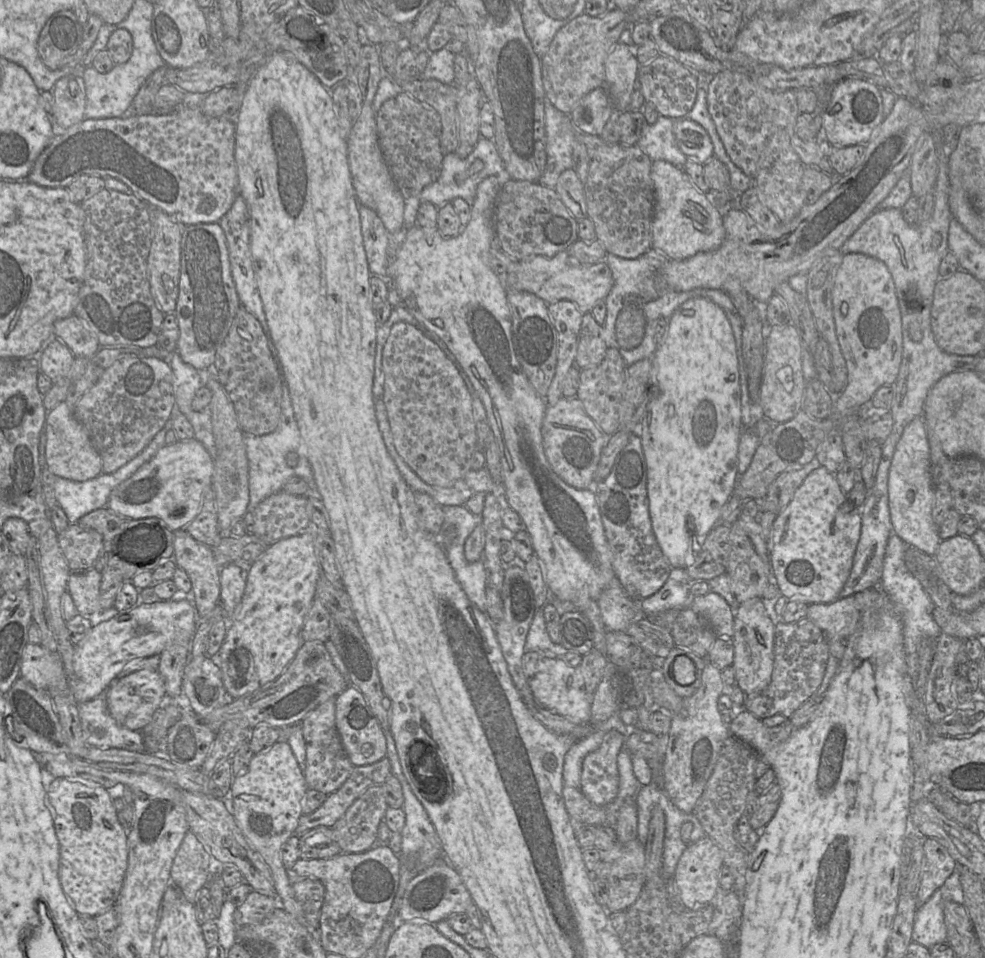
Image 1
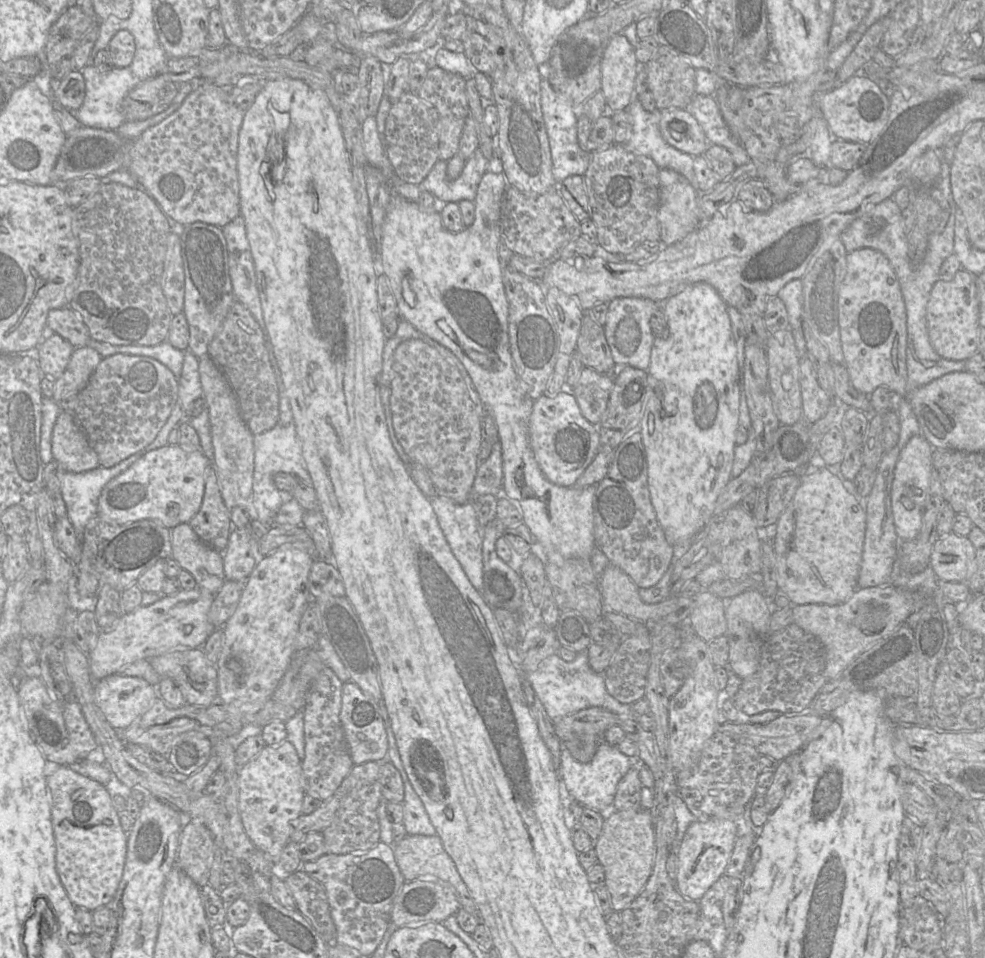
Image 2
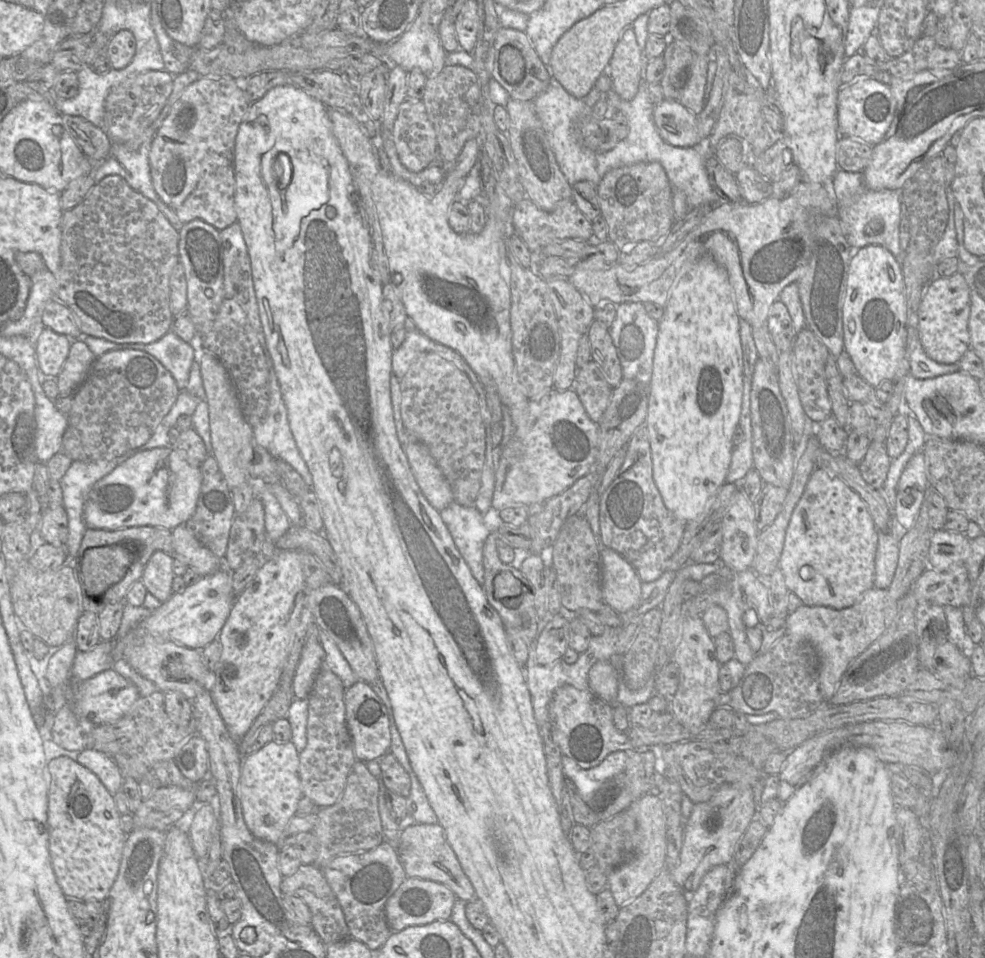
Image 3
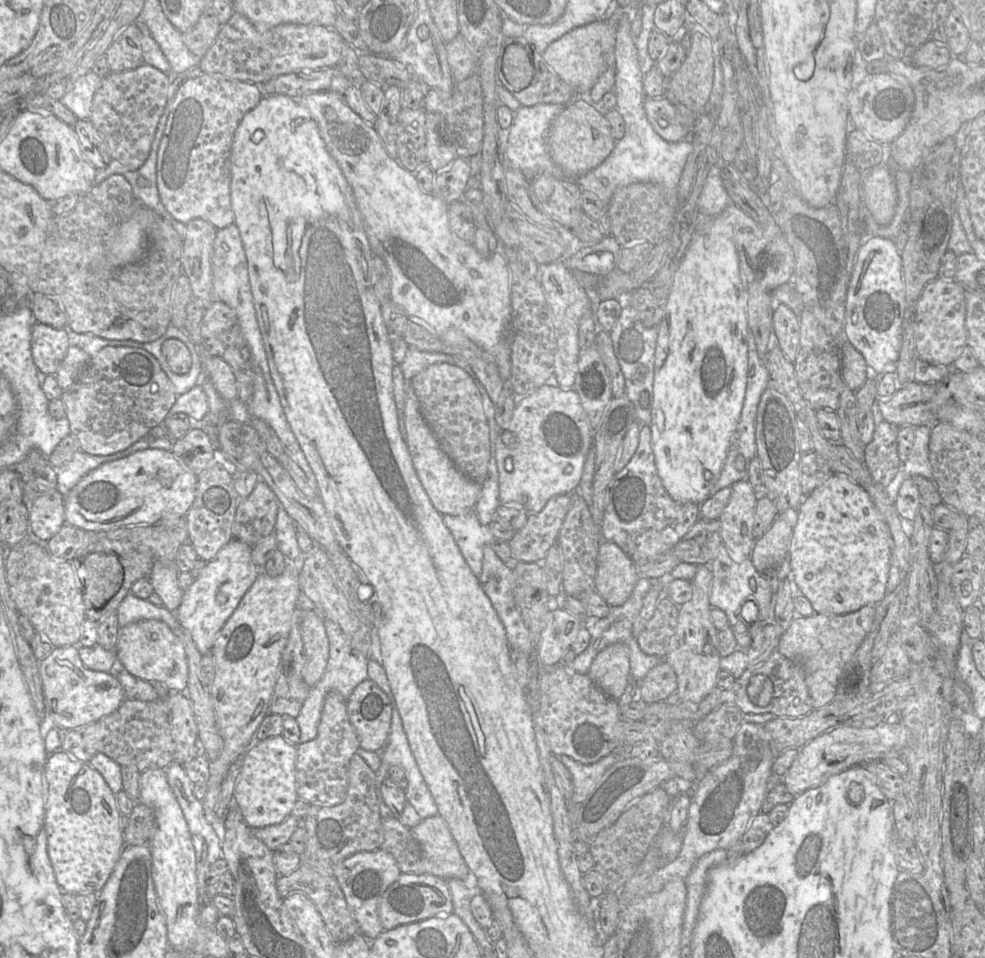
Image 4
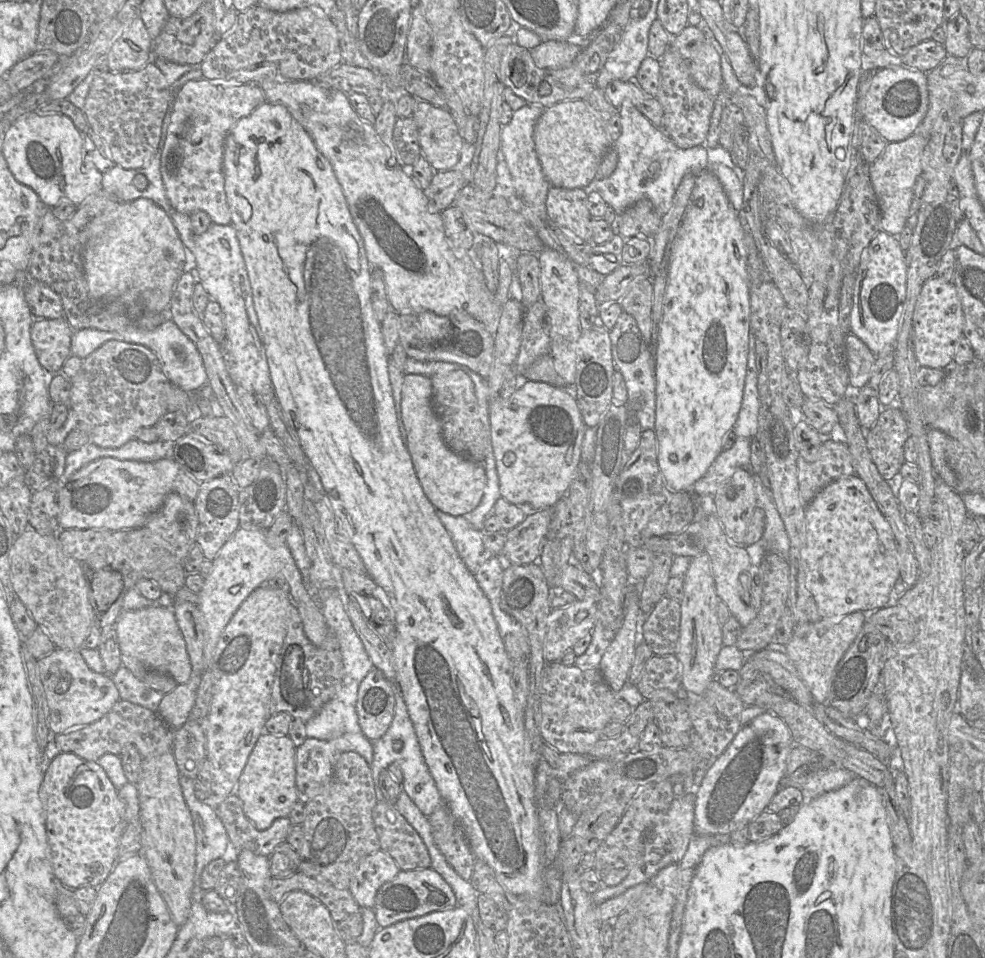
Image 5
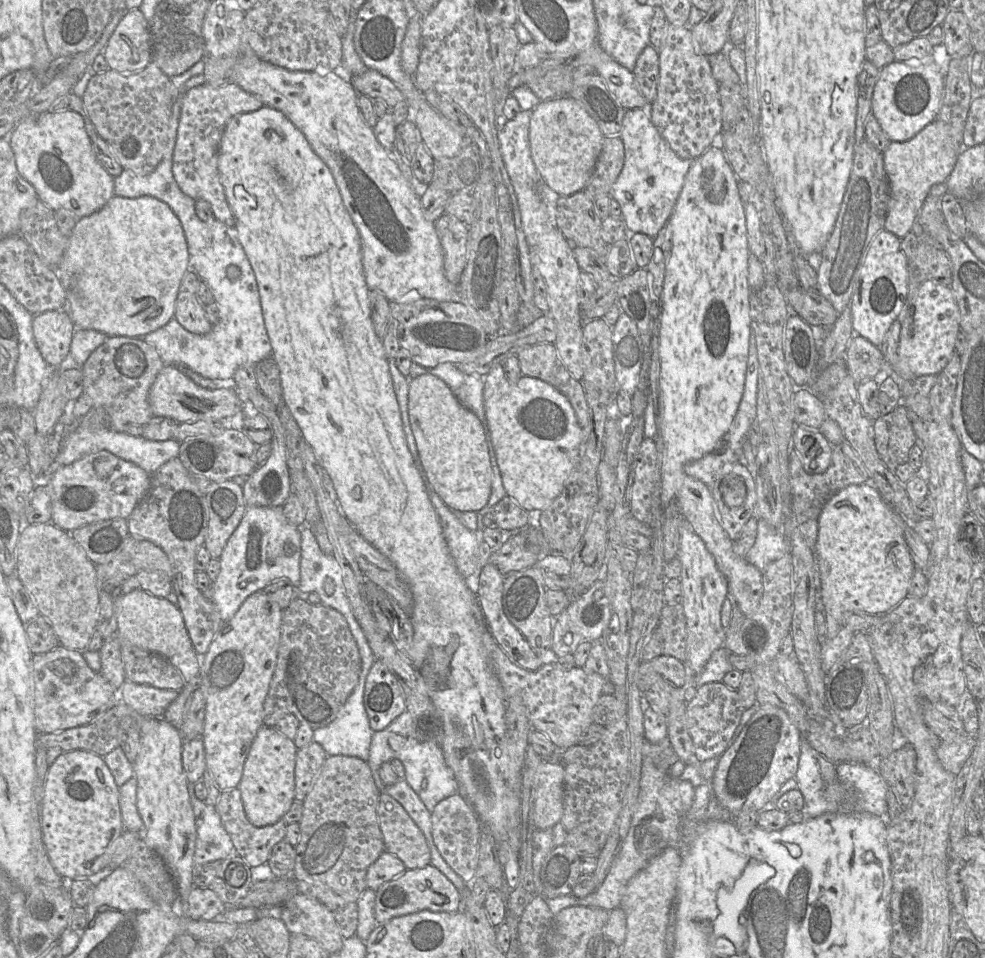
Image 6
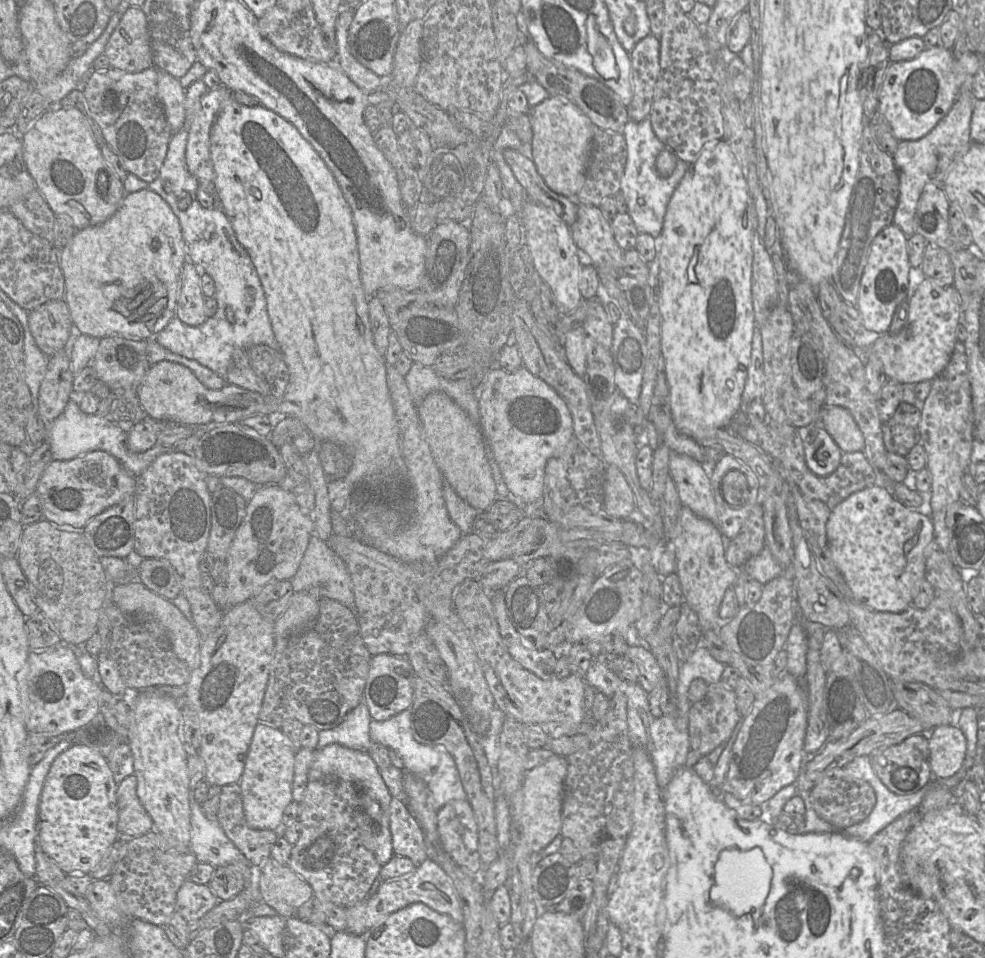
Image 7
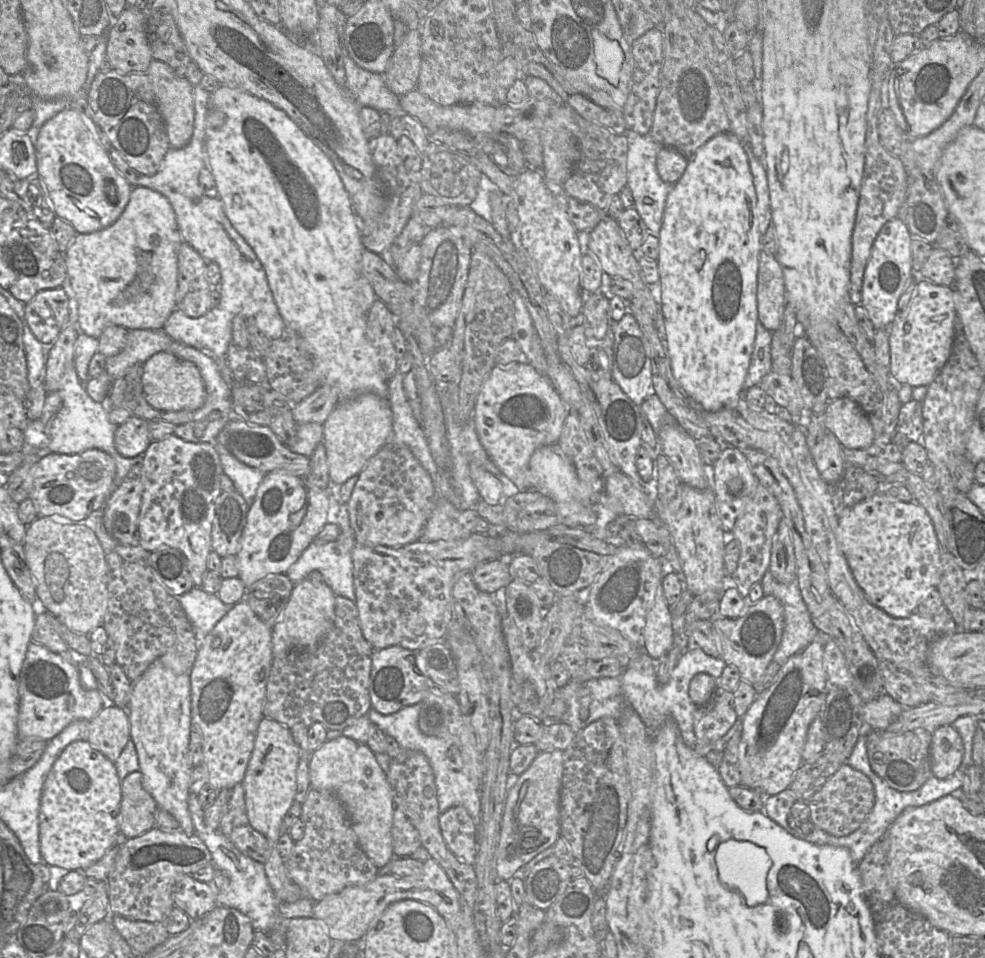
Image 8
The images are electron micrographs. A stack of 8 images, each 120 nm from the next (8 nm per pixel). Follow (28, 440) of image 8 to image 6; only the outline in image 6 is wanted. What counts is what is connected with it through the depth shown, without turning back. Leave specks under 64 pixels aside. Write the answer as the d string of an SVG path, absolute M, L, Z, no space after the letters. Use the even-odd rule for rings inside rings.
M75 428L63 440L61 450L56 457L56 463L65 466L85 455L108 451L123 460L134 463L151 475L169 460L178 458L179 447L180 443L175 439L154 441L147 440L142 436L134 437L124 432L117 432L111 428L95 432Z

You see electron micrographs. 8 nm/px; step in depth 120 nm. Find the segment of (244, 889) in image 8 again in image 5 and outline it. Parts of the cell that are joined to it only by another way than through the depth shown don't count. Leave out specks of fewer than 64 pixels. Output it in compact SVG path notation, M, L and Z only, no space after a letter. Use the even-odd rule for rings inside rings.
M180 775L179 785L191 815L196 840L194 877L201 877L211 861L223 857L229 840L216 810L195 797L193 780Z

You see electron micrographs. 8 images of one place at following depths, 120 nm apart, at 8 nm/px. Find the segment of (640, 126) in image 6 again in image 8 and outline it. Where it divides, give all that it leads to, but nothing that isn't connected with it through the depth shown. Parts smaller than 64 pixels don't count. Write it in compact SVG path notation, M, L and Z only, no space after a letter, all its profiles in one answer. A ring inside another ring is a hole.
M627 131L627 184L634 199L634 208L638 211L650 233L657 235L660 232L666 200L673 184L664 182L656 168L656 156L662 145L656 142L650 134L641 135Z

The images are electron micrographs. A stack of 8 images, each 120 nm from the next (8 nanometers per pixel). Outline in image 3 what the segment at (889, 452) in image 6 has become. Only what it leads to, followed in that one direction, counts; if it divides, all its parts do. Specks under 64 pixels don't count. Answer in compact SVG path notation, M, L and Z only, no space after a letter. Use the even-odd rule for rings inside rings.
M871 441L867 453L859 463L863 479L874 489L881 489L892 459L887 453L886 442Z

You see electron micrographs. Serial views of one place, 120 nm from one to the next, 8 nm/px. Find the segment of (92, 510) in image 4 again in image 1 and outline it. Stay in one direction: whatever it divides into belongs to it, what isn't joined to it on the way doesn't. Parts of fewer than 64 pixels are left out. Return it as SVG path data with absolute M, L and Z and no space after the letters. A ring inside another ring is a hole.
M197 439L177 441L164 445L130 478L119 484L110 494L107 507L132 519L156 517L162 519L171 531L185 528L199 513L206 489L212 485L214 460Z

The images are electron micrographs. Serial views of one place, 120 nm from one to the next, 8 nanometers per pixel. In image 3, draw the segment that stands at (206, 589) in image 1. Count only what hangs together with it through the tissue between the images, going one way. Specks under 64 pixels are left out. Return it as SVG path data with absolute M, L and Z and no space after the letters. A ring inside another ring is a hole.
M185 524L172 530L173 559L178 557L201 577L210 575L222 568L223 561L205 547Z

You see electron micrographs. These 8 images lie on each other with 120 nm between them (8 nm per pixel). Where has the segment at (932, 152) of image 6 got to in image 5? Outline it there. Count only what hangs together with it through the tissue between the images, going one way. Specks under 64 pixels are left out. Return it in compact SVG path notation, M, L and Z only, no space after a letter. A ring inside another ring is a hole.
M913 133L904 140L889 142L879 158L869 165L869 177L880 210L880 229L892 236L898 236L906 226L914 184L922 173L921 159L928 139L929 136Z

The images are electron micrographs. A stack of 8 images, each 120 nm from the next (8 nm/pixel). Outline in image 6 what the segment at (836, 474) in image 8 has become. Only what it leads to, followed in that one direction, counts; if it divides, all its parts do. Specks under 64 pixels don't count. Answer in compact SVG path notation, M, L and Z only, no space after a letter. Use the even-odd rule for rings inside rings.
M796 425L793 429L792 441L807 473L817 474L827 470L831 464L833 445L819 428Z

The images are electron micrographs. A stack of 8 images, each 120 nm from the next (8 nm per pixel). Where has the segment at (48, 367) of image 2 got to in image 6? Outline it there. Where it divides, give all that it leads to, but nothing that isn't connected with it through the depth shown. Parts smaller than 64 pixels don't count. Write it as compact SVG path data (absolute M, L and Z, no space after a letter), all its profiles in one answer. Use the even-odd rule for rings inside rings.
M66 309L36 314L32 320L33 336L44 361L57 368L68 356L75 330Z

